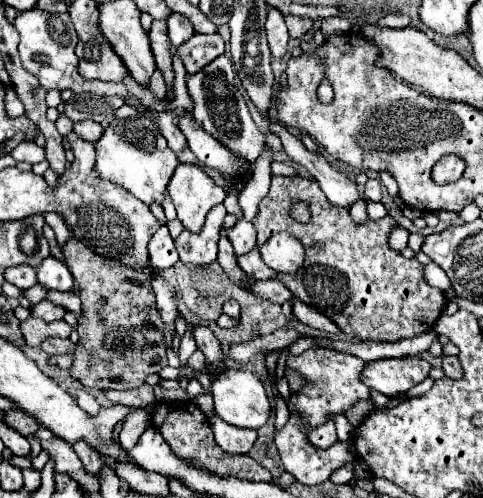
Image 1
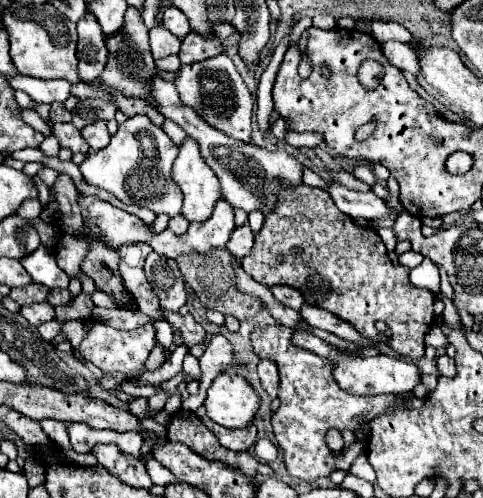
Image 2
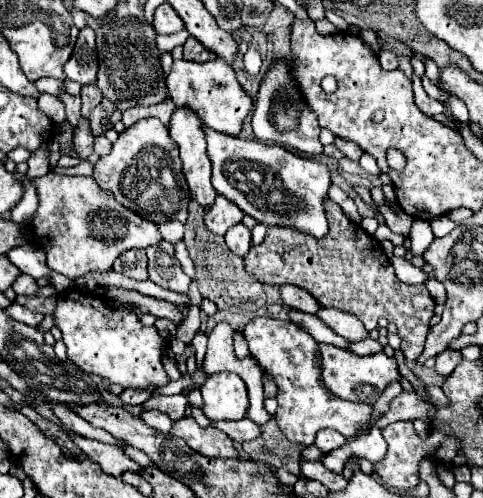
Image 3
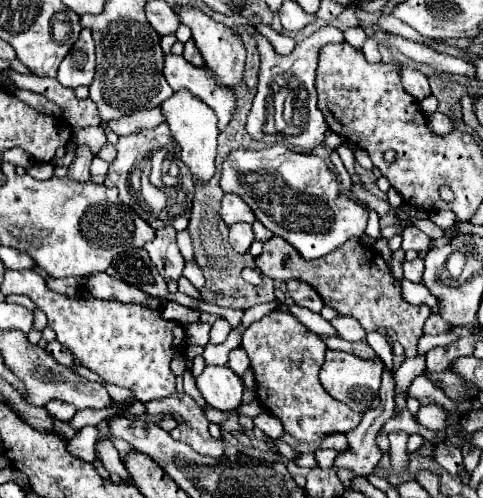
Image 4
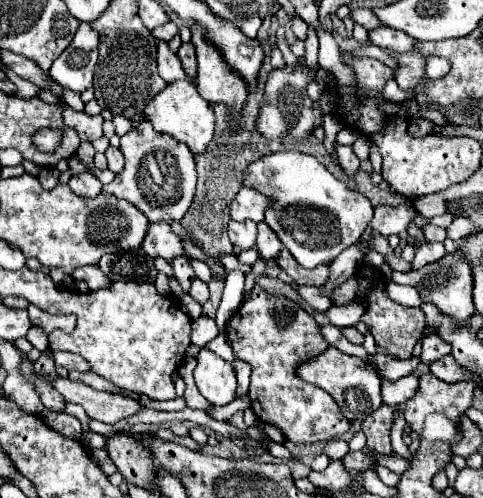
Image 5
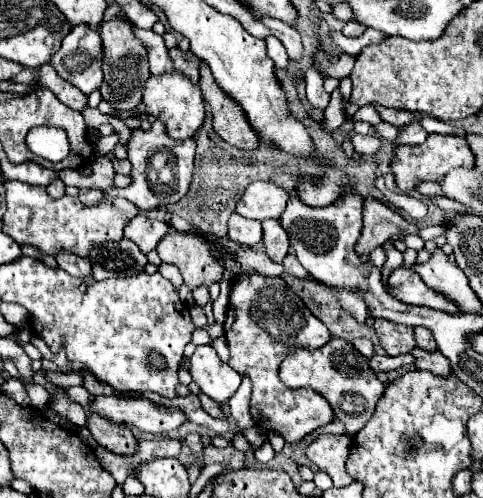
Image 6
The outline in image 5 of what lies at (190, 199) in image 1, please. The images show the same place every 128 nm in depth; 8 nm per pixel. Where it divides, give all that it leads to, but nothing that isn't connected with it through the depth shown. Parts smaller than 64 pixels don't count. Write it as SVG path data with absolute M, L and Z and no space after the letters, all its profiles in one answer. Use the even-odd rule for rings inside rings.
M186 80L172 82L160 92L144 110L144 118L154 124L154 128L162 134L174 136L178 142L184 142L192 154L204 154L208 150L208 144L214 136L214 112L210 104L196 92L196 86L192 86Z

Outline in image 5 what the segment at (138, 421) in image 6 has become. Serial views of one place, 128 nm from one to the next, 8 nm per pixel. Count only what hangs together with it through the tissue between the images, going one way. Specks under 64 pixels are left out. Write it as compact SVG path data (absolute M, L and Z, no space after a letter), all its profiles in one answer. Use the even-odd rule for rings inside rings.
M54 378L48 380L68 402L72 404L80 404L86 414L94 420L106 422L106 424L114 424L126 416L136 414L142 406L132 400L132 398L124 398L118 394L110 394L110 392L98 392L94 388L90 388L88 384L82 382L72 382L70 378Z

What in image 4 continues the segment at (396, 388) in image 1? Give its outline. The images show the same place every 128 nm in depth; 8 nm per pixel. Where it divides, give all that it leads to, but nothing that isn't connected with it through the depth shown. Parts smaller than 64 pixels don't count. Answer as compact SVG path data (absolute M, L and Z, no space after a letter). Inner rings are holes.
M326 350L326 362L320 370L320 382L326 388L328 394L332 394L336 400L344 402L346 406L350 406L354 412L366 412L370 408L376 408L380 404L378 400L378 388L380 388L380 380L382 380L382 372L384 372L384 364L380 358L372 358L372 360L362 360L354 354L348 352L338 352L338 350Z

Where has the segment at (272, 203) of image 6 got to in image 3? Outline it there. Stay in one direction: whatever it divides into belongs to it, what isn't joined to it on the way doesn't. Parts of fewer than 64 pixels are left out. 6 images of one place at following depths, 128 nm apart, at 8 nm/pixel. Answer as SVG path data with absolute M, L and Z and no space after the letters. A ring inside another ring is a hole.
M216 196L214 206L204 214L204 224L212 234L224 236L228 228L242 222L242 216L244 212L240 212L236 204L232 204L230 200L224 200L224 196Z

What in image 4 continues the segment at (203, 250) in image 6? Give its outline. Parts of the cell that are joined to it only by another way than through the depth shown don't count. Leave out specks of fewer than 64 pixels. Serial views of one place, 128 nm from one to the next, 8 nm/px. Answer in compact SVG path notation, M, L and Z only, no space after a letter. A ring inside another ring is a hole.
M182 276L180 280L178 280L178 290L180 290L182 294L190 296L190 298L196 298L196 300L202 300L202 298L200 298L200 292L198 292L198 290L196 290L196 288L192 286L192 282L190 282L188 278L184 278L184 276Z

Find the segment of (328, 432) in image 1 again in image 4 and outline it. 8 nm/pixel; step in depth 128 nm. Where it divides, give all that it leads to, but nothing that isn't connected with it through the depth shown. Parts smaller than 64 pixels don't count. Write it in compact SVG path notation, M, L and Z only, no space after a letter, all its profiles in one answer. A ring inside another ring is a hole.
M336 432L336 434L326 436L326 438L320 442L320 448L336 448L336 450L342 450L346 444L348 444L348 438L346 438L344 434Z

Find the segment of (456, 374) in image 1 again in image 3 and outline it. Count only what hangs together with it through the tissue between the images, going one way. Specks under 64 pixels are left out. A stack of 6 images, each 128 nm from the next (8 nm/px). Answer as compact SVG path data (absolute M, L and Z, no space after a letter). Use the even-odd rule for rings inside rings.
M444 350L444 352L440 352L436 356L436 372L442 374L442 376L450 376L452 370L456 368L456 364L460 364L460 360L462 360L460 352L456 352L456 350Z

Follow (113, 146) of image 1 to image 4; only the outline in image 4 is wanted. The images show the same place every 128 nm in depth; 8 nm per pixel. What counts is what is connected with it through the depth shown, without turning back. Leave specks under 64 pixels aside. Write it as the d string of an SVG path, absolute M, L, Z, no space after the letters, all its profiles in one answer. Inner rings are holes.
M158 124L152 130L138 130L128 136L120 136L116 150L118 156L110 164L104 184L108 188L116 186L120 192L120 200L132 206L134 212L140 214L154 230L164 226L172 226L174 230L186 230L192 210L192 194L194 194L192 174L188 172L188 166L180 160L180 146L170 136L168 124ZM164 166L166 166L166 174L164 174ZM146 168L150 168L148 180L144 180Z

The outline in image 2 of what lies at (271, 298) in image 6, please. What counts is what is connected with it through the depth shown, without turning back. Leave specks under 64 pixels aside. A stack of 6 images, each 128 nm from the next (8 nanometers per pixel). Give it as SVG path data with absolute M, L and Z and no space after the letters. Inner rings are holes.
M262 326L262 328L254 330L252 344L254 344L254 352L260 358L274 360L278 364L278 370L280 370L278 398L282 400L282 404L280 404L278 412L274 412L274 416L272 416L272 428L274 428L276 442L278 442L280 450L284 452L286 470L294 478L312 482L312 480L330 476L330 472L334 472L334 470L348 470L350 464L354 462L354 458L360 454L360 450L344 450L340 454L328 450L324 436L326 436L326 432L330 428L336 428L336 430L356 430L362 422L370 422L374 416L380 416L384 412L392 412L392 410L404 408L404 404L396 404L396 402L402 402L402 396L354 396L354 394L344 392L338 386L338 382L334 380L334 376L332 376L332 362L328 362L326 358L322 358L322 356L318 356L314 352L296 348L290 342L292 332L294 330L286 328L286 326Z

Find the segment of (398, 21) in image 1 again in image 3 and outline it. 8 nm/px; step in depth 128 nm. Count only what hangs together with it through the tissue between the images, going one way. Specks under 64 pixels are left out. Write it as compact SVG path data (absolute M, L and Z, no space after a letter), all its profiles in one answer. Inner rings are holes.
M424 58L425 65L425 75L430 78L430 81L433 84L436 84L438 88L440 88L440 81L438 80L440 72L434 60L430 60L430 58Z

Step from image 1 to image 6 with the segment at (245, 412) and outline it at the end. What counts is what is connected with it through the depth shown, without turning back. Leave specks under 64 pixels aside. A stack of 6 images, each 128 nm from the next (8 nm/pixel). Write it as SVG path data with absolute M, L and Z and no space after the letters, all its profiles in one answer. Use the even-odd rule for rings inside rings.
M198 346L190 358L190 374L198 388L214 402L226 402L240 386L242 376L222 362L212 346Z

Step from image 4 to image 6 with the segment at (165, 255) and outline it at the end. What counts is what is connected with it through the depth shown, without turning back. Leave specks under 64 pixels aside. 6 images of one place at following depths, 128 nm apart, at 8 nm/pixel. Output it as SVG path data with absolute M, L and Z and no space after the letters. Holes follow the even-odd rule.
M138 214L132 224L128 224L126 228L126 238L132 240L144 254L156 250L158 242L168 234L170 226L162 220L154 220L154 218L148 218L144 214Z

